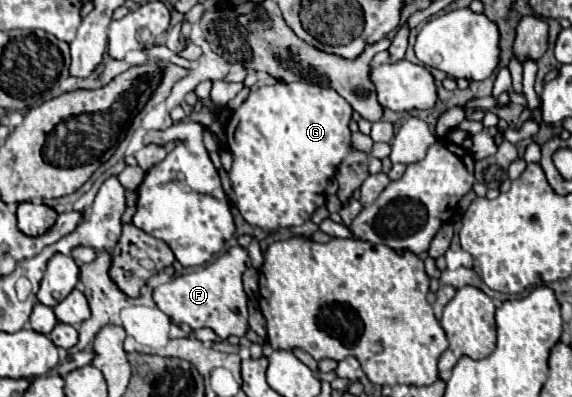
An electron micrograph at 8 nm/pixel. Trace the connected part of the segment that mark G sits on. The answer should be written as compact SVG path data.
M279 81L271 87L259 87L251 91L247 101L233 111L227 123L227 143L233 155L229 177L237 207L247 223L265 231L277 231L279 227L303 225L311 219L313 211L325 203L325 187L351 147L351 115L351 105L337 91L321 89L303 81Z

